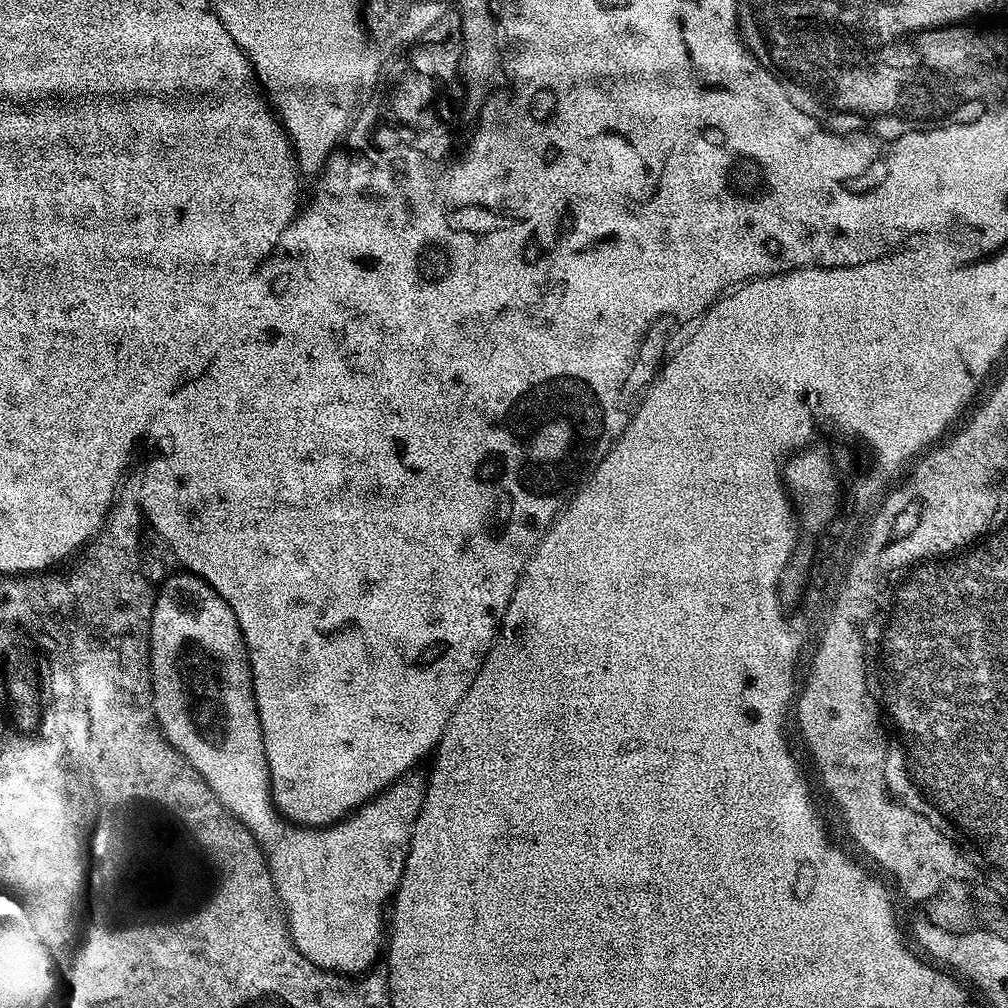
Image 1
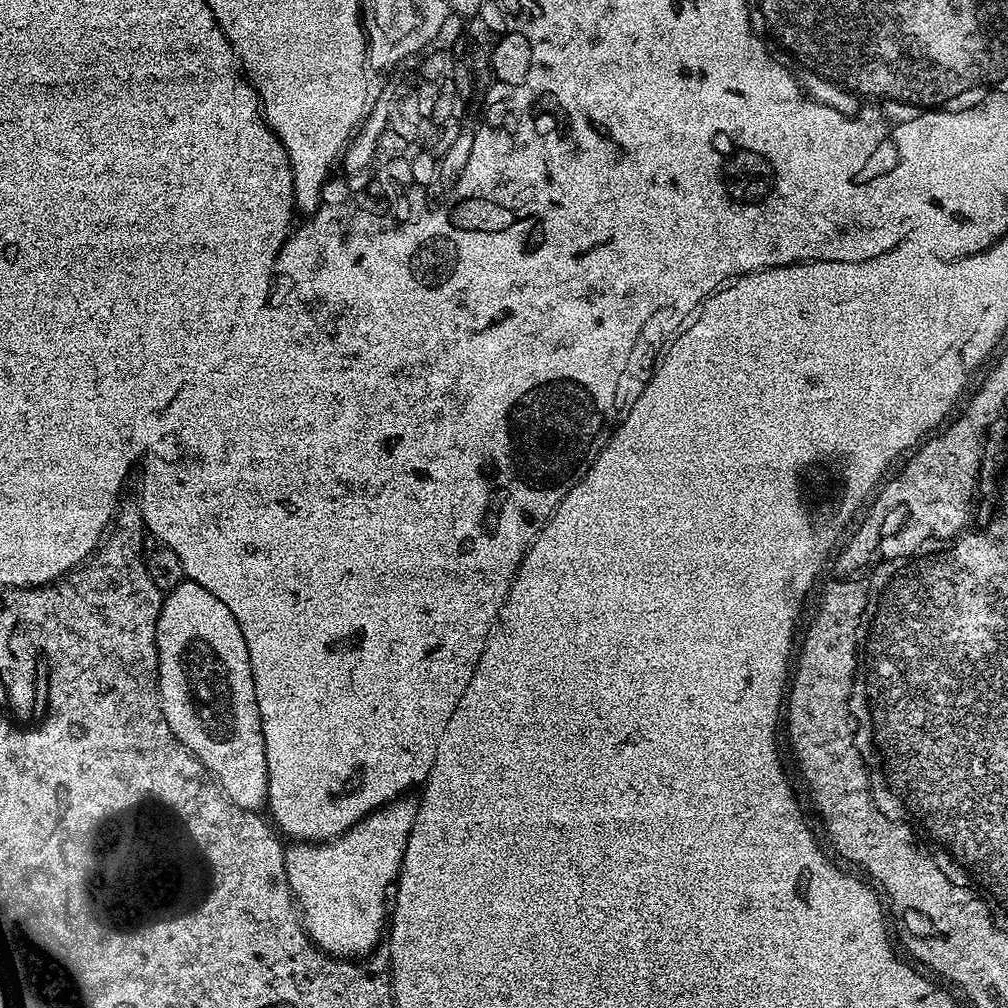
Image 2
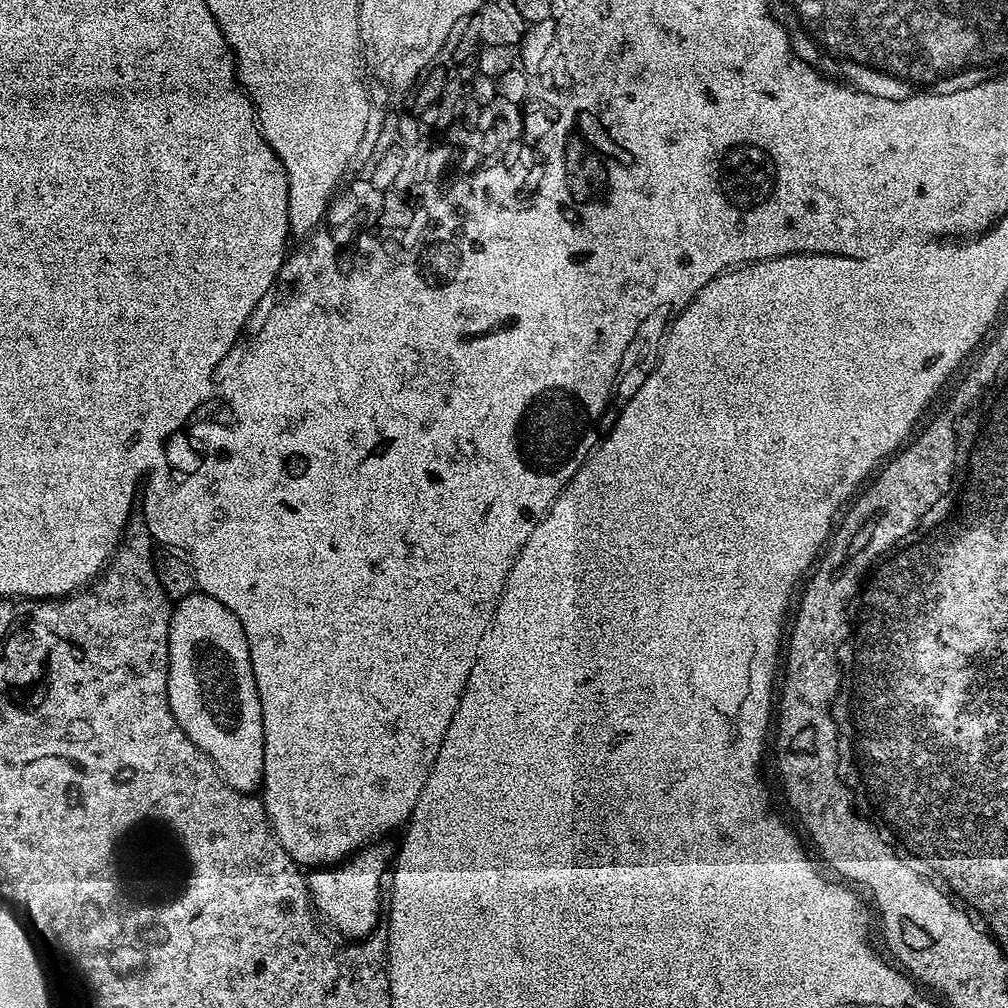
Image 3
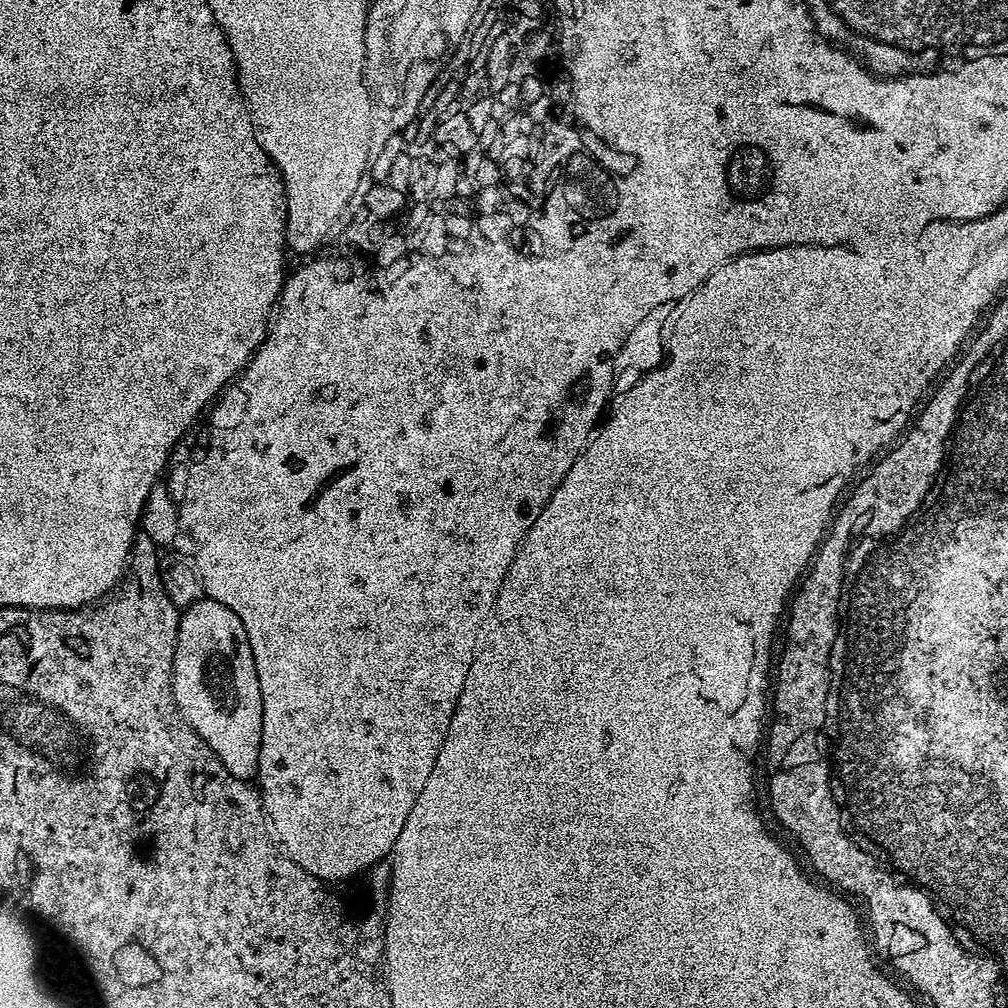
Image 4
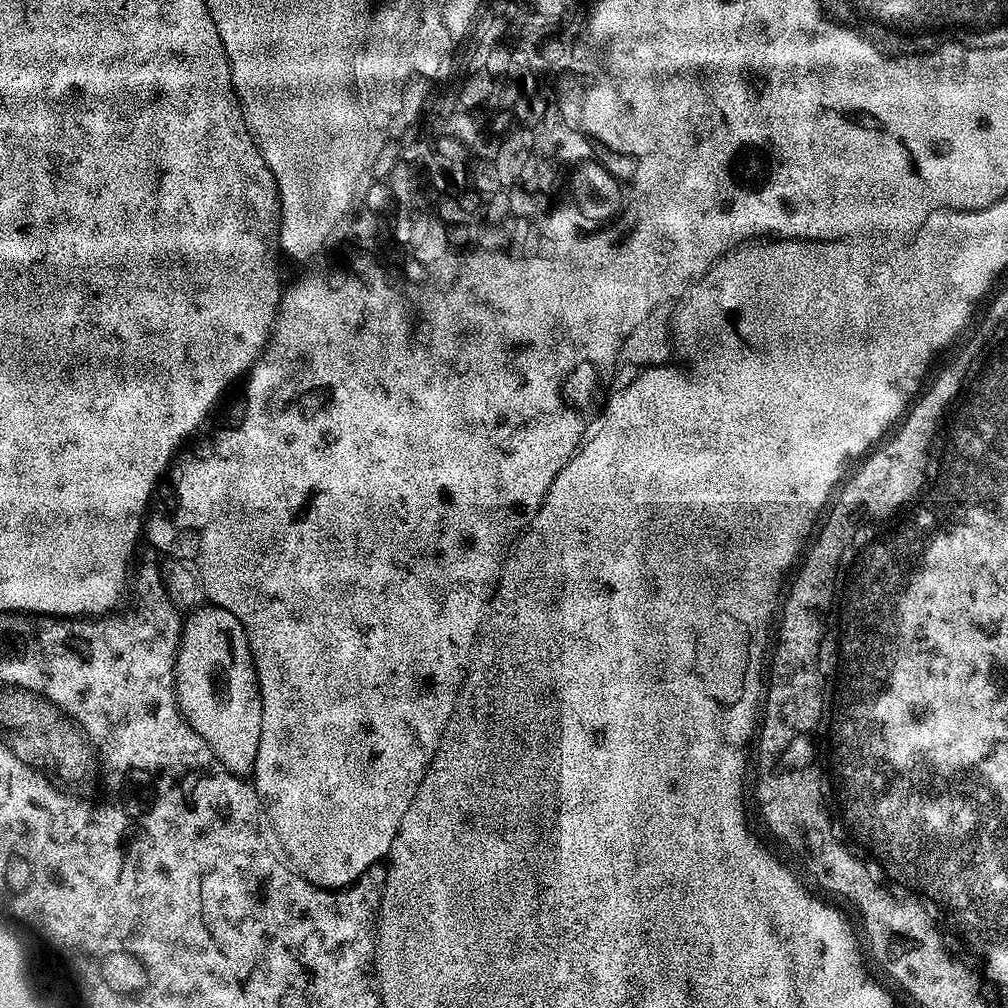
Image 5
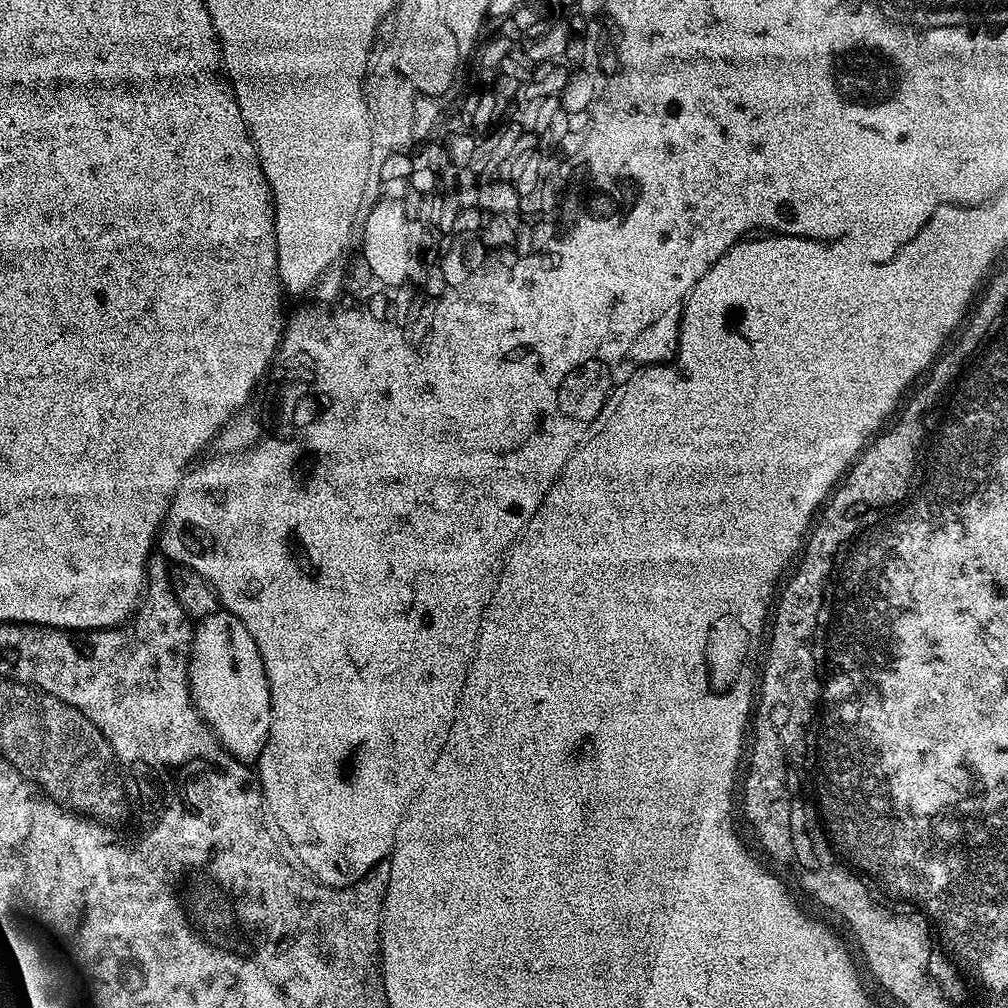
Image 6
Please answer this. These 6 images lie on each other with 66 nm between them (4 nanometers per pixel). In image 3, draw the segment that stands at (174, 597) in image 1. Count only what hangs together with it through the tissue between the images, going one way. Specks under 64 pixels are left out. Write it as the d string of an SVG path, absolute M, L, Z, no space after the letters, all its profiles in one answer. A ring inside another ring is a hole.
M199 590L175 601L172 609L168 635L168 701L186 738L216 763L224 781L235 792L252 794L261 787L264 779L264 727L262 702L250 662L250 646L242 622L238 622L218 598L210 598ZM376 842L361 848L355 856L343 864L313 871L307 877L308 893L312 895L312 905L325 921L329 920L344 938L368 938L382 920L382 900L380 887L385 887L386 873L390 868L390 852Z

